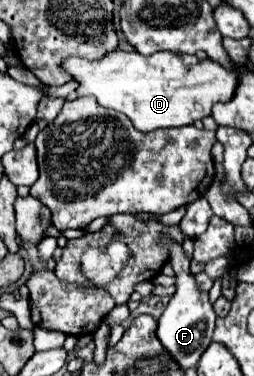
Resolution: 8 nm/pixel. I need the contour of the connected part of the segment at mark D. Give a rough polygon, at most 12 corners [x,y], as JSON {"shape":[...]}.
{"shape":[[114,50],[68,56],[78,96],[140,132],[186,126],[228,102],[210,58]]}

